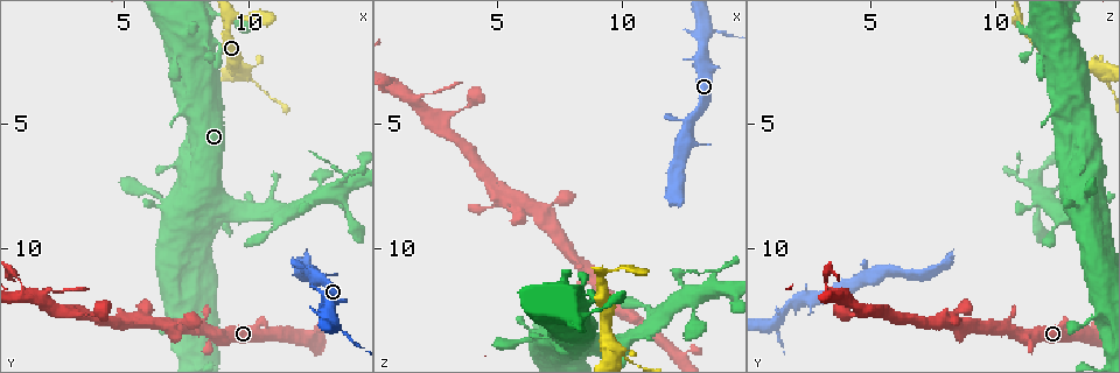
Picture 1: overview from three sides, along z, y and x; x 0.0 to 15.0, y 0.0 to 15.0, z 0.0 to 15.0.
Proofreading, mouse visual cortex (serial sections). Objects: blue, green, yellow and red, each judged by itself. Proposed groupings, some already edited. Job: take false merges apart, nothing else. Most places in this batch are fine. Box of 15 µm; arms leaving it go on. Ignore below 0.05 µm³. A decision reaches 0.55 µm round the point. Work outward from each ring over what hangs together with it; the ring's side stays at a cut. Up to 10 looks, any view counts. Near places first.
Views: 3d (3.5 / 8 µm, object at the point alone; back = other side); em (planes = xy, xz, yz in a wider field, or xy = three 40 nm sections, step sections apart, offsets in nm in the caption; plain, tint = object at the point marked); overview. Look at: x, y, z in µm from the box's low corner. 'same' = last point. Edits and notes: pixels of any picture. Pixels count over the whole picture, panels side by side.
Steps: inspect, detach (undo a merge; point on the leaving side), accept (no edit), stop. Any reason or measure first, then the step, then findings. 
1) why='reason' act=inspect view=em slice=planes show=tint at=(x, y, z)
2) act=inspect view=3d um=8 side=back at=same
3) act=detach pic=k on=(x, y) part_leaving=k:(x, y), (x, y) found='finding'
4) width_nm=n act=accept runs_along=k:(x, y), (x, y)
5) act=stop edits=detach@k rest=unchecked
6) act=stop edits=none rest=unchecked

act=inspect view=3d um=3.5 at=(9.9, 3.0, 14.2)

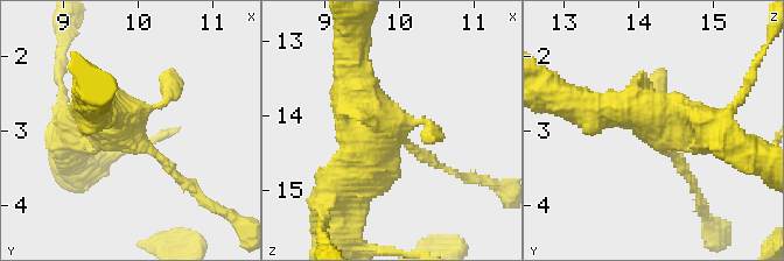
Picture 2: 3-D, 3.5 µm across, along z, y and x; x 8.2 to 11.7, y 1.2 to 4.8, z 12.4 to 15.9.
why='need the tissue' act=inspect view=em slice=xy step=3 show=tint at=(9.85, 2.95, 14.25)

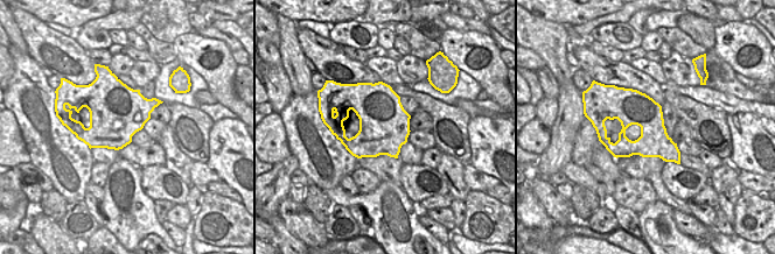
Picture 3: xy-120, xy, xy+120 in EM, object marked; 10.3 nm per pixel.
act=accept runs_along=2:(352, 54), (392, 140), (428, 159) found='continuous, no second cell'

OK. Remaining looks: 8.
why='branch point' act=inspect view=3d um=3.5 side=back at=(8.9, 13.5, 11.0)

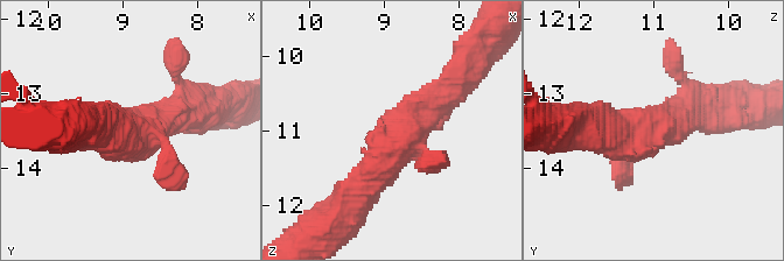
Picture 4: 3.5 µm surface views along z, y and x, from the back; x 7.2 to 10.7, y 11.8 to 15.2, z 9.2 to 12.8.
why='shape alone is not enough' act=inspect view=em slice=xy step=5 show=tint at=(8.80, 13.55, 11.10)

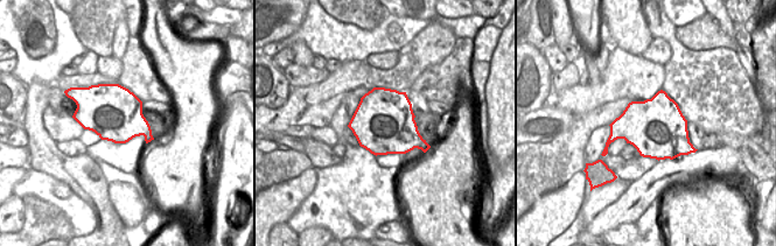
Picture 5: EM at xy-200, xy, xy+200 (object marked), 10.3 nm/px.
width_nm=650 act=accept runs_along=4:(356, 197), (398, 134), (452, 86) found='continuous, no second cell'

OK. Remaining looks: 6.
why='arms part here' act=inspect view=3d um=3.5 at=(12.7, 11.2, 4.9)

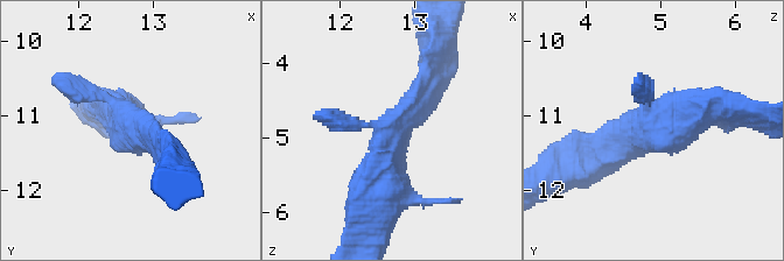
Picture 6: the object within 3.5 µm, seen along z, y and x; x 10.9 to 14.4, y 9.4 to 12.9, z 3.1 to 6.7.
act=inspect view=em slice=xy step=3 show=tint at=(12.70, 11.20, 4.95)

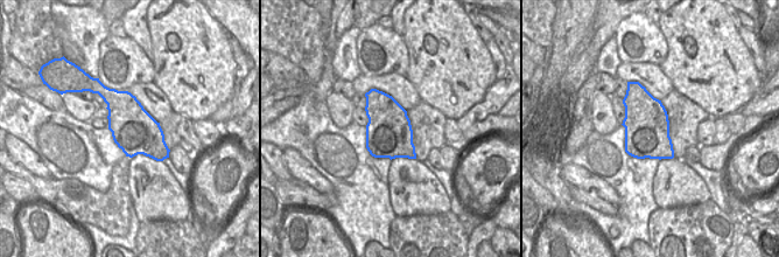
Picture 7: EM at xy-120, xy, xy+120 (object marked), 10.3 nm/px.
act=accept runs_along=6:(434, 79), (387, 139), (377, 202) found='all the same cell'

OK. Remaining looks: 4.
why='three arms meet' act=inspect view=3d um=8 at=(13.3, 12.9, 1.3)

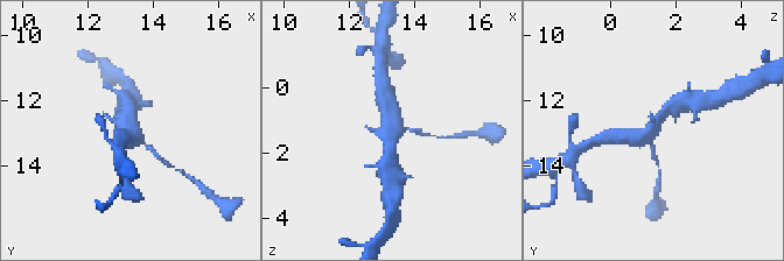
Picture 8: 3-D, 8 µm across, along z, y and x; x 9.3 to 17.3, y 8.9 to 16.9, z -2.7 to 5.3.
act=inspect view=em slice=xy step=5 show=tint at=(13.2, 12.8, 1.3)

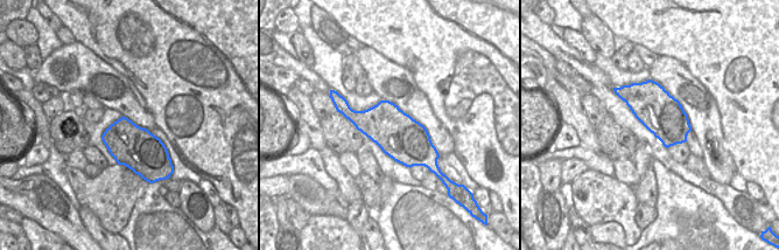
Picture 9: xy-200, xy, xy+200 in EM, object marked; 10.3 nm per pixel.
act=accept runs_along=8:(676, 103), (646, 133), (622, 138) found='one cell here'

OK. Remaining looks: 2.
act=stop edits=none rest=unchecked

